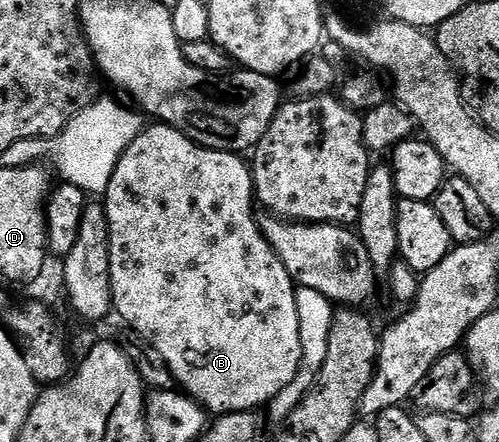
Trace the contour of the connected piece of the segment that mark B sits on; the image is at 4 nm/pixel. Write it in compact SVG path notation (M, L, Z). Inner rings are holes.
M153 122L139 134L139 138L135 138L135 142L131 142L131 146L127 146L123 158L119 158L119 166L115 166L115 174L111 174L107 190L103 193L109 223L109 277L116 315L121 315L137 331L134 333L160 354L185 395L196 400L209 414L251 412L260 409L260 404L261 407L268 405L295 378L303 358L297 309L298 289L287 274L283 262L279 262L275 250L262 234L258 217L253 217L253 174L250 165L241 160L244 159L236 152L216 152L213 148L204 148L184 136L177 128Z

